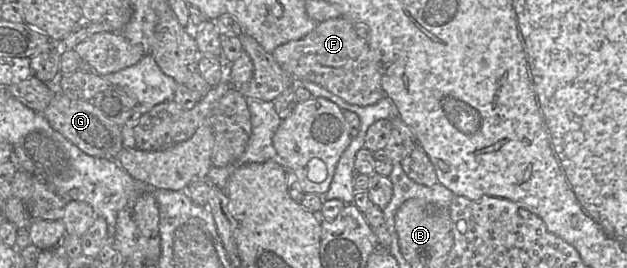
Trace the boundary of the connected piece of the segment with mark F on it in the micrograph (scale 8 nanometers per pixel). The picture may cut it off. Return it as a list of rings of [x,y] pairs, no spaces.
[[[345,17],[317,24],[303,38],[278,46],[272,55],[294,81],[310,81],[318,84],[347,103],[369,106],[386,96],[367,41]]]

